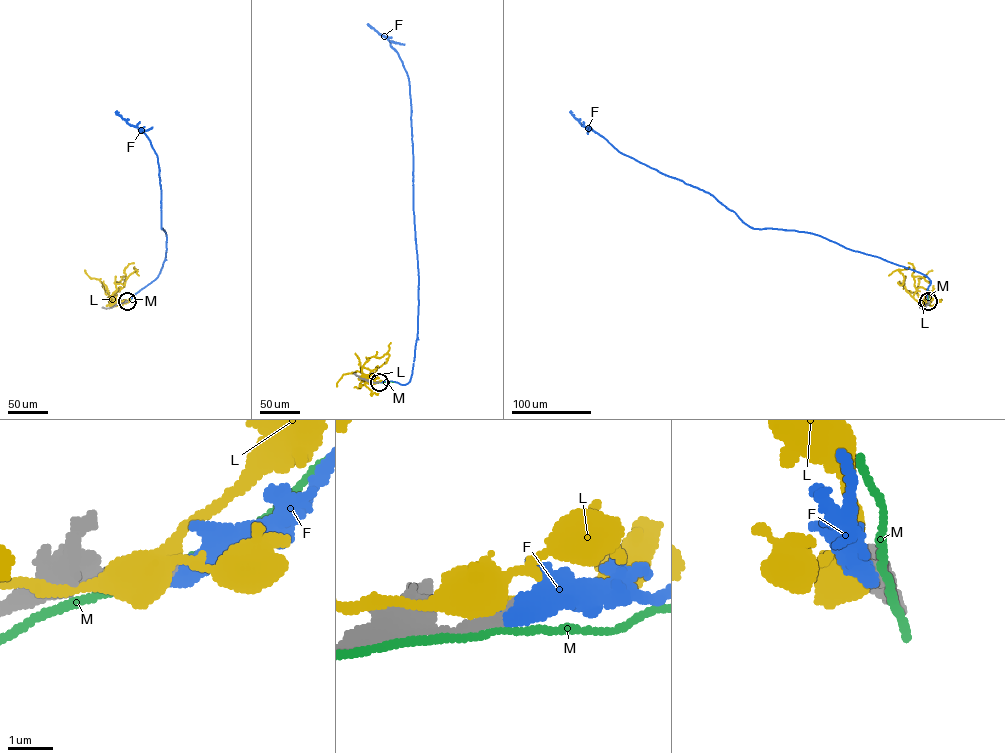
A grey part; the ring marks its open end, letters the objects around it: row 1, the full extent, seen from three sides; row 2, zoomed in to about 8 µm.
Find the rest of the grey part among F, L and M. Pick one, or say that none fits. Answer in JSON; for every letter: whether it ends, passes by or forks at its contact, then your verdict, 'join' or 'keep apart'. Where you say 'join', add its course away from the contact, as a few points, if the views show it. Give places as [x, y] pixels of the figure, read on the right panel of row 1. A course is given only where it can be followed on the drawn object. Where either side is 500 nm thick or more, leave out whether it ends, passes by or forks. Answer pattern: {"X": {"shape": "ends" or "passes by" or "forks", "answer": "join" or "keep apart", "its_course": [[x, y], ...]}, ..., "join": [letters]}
{"F": {"answer": "join", "its_course": [[928, 302], [931, 281], [925, 275], [811, 233], [752, 228], [709, 193], [620, 153], [583, 126], [572, 112]]}, "L": {"shape": "forks", "answer": "keep apart"}, "M": {"shape": "passes by", "answer": "keep apart"}, "join": ["F"]}

